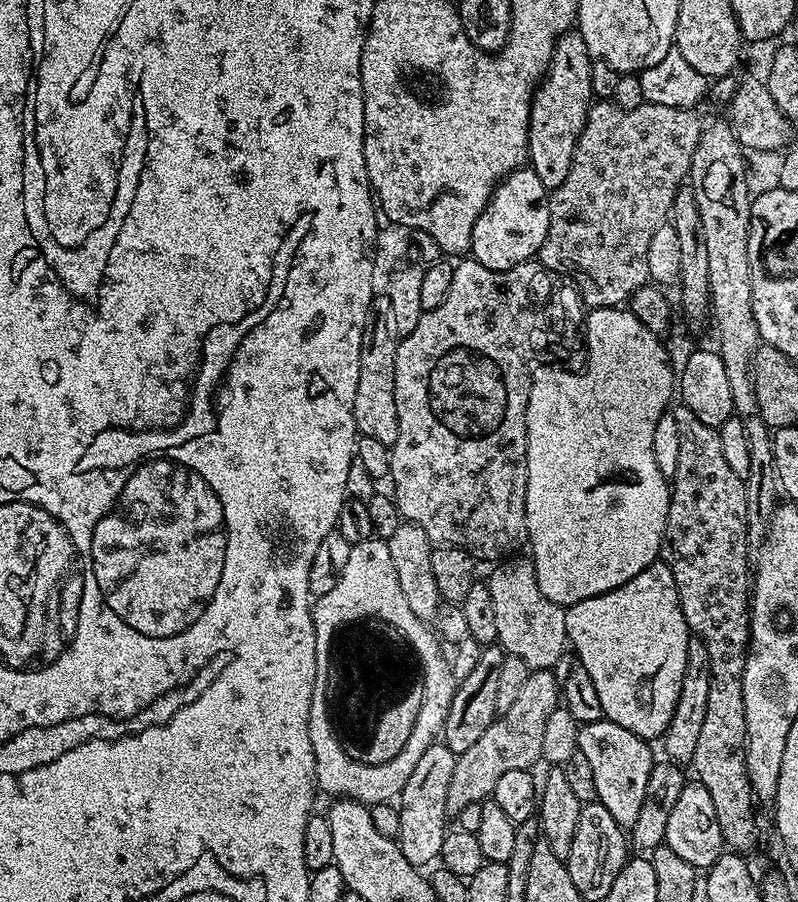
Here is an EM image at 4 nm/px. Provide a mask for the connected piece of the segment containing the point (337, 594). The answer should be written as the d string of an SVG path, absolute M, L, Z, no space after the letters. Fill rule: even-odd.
M373 538L353 544L350 558L346 566L342 566L338 586L334 586L330 594L315 597L312 621L316 631L316 668L308 725L310 746L314 750L317 789L323 795L325 792L332 796L328 798L358 800L369 806L395 801L410 779L414 766L418 766L418 758L422 758L431 744L437 743L446 722L458 683L452 676L449 657L446 652L444 656L445 649L435 631L420 620L406 603L406 597L398 587L398 570L394 570L394 561L383 539ZM412 692L420 692L423 698L420 698L422 706L419 707L410 738L390 762L383 763L379 768L376 760L368 760L368 752L372 752L372 740L376 740L376 732L380 732L380 720L384 720L396 704L404 704Z

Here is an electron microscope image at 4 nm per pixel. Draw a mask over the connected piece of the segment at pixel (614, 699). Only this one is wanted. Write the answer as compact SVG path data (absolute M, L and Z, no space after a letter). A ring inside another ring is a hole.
M663 562L651 564L642 570L642 574L606 594L567 605L564 617L571 651L580 655L579 667L590 674L590 682L594 682L594 690L598 690L598 702L602 702L605 717L618 722L618 726L626 726L626 730L646 741L655 741L655 736L656 739L663 737L678 702L678 690L682 690L690 639L688 623L674 586L674 574L670 574Z

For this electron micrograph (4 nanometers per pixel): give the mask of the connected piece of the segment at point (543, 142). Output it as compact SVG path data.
M579 31L565 32L556 41L550 66L532 96L532 109L528 119L527 163L534 174L542 178L542 186L549 190L562 186L566 174L570 174L570 162L574 158L578 138L586 126L588 110L594 103L590 86L592 61Z

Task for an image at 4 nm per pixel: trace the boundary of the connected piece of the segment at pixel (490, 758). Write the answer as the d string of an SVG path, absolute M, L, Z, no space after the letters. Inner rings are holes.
M552 670L529 671L526 682L522 686L518 699L510 710L499 713L496 721L466 750L457 756L454 766L454 778L450 778L450 786L446 790L446 806L449 813L459 814L466 806L479 804L491 797L494 785L506 770L531 769L535 760L542 757L542 737L546 731L546 718L561 703L562 684Z

